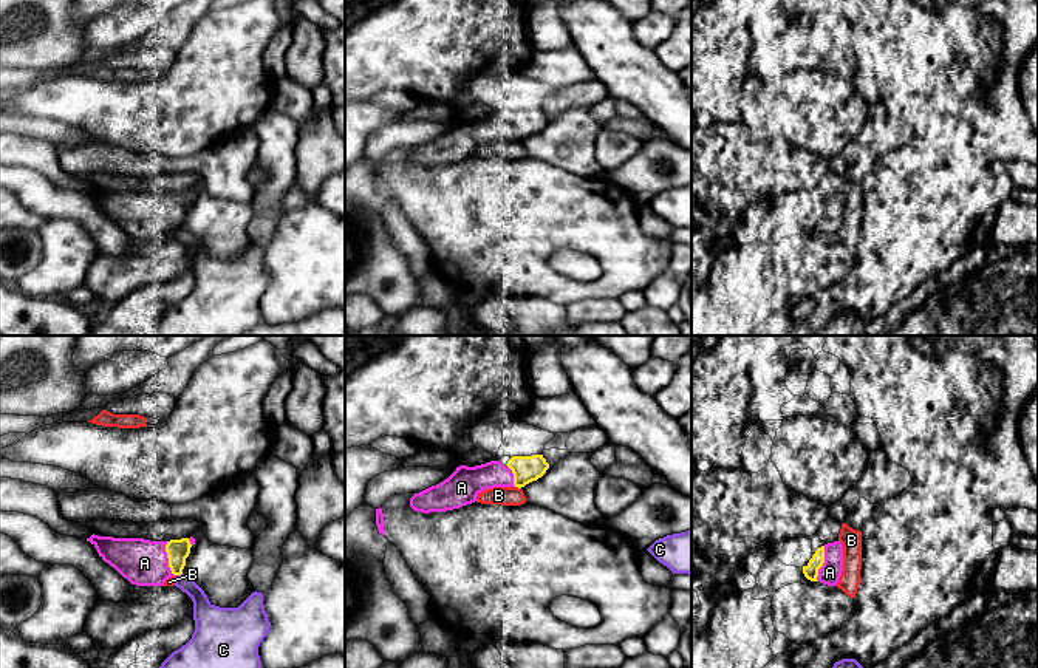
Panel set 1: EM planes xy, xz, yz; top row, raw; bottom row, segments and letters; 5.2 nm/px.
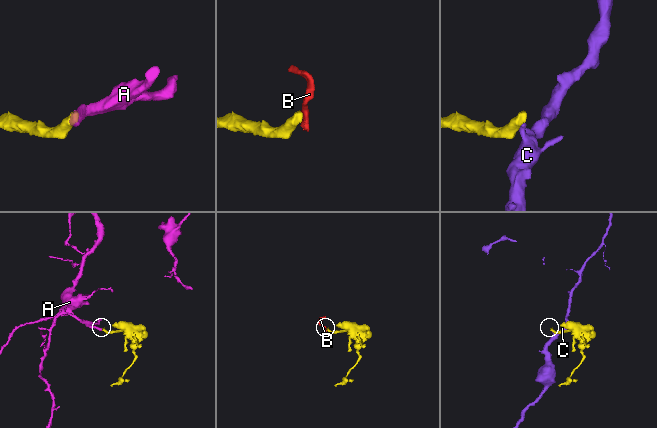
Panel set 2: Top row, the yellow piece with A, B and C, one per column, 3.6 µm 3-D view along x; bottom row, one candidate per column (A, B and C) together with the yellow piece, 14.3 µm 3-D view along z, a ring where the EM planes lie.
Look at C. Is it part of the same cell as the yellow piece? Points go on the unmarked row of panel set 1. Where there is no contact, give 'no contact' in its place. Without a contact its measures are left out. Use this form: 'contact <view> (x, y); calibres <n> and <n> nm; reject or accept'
contact xy (178, 228); calibres 110 and 130 nm; reject

